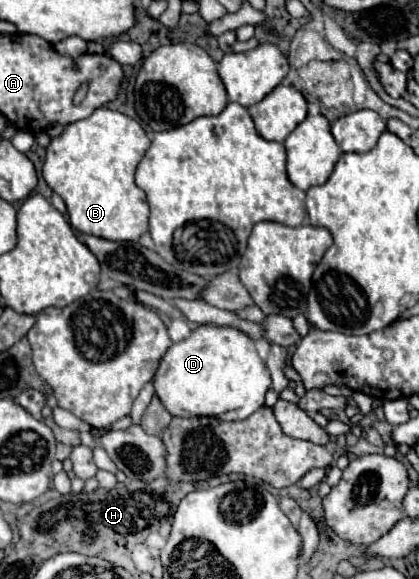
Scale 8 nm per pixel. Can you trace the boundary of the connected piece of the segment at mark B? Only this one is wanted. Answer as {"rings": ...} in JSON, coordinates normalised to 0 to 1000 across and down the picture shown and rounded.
{"rings":[[[263,187],[224,190],[220,200],[172,211],[167,218],[153,221],[153,228],[138,238],[124,238],[119,252],[110,256],[100,301],[115,321],[148,339],[177,397],[277,418],[325,418],[339,404],[353,401],[358,363],[348,352],[348,335],[320,314],[325,287],[334,283],[353,256],[358,256],[358,238],[348,235],[344,221],[320,204]]]}

